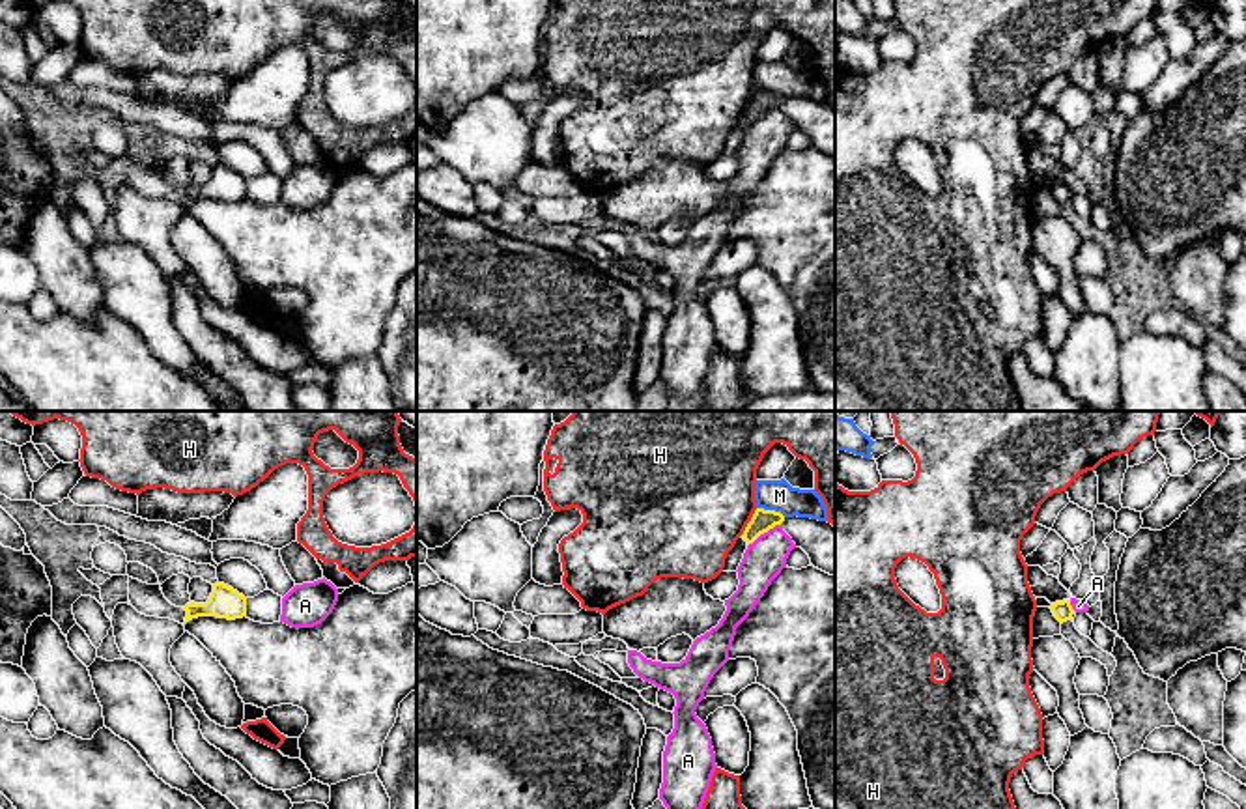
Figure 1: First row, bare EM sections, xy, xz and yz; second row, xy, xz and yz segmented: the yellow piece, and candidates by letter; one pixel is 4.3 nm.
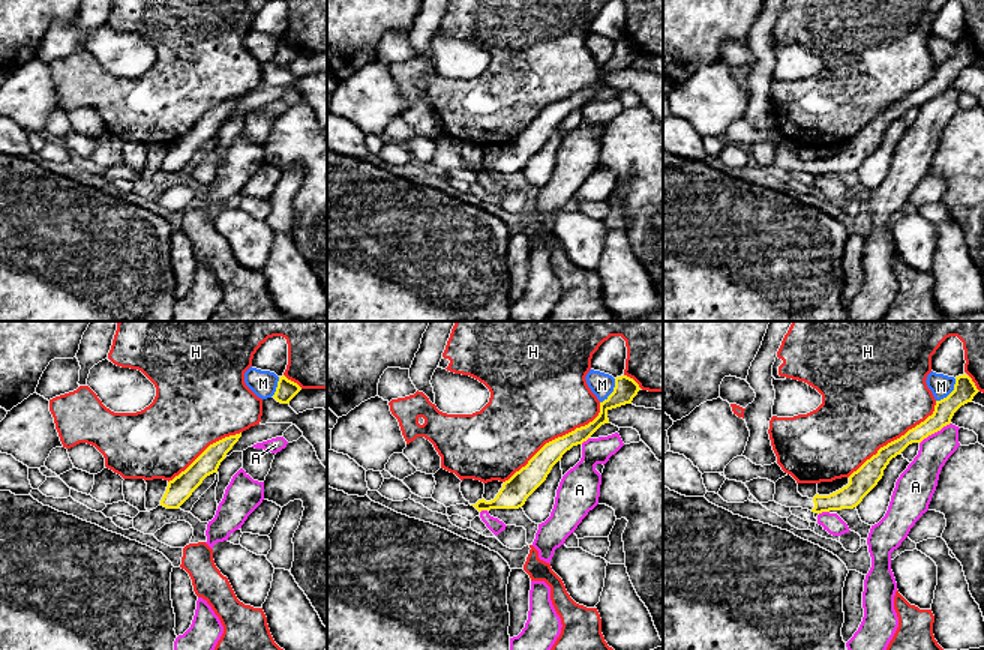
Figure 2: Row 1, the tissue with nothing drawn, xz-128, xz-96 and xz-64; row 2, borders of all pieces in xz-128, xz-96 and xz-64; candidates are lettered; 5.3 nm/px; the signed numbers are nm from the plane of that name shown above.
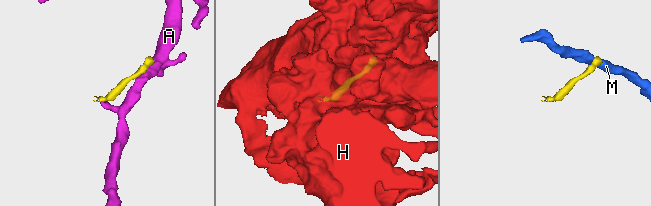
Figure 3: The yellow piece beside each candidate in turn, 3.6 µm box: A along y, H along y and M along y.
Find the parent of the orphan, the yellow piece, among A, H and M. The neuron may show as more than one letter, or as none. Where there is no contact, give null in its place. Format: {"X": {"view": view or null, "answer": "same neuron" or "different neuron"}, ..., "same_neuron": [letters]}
{"A": {"view": "xz", "answer": "different neuron"}, "H": {"view": "xz", "answer": "different neuron"}, "M": {"view": "xz", "answer": "different neuron"}, "same_neuron": []}

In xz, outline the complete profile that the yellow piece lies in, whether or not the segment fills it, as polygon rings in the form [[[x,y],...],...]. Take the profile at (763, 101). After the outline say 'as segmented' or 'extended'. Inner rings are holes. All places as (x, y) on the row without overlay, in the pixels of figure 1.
[[[757,90],[751,103],[747,105],[742,120],[749,125],[753,125],[760,116],[768,114],[775,106],[781,106],[785,103],[785,97],[775,92],[764,92]]] | as segmented

